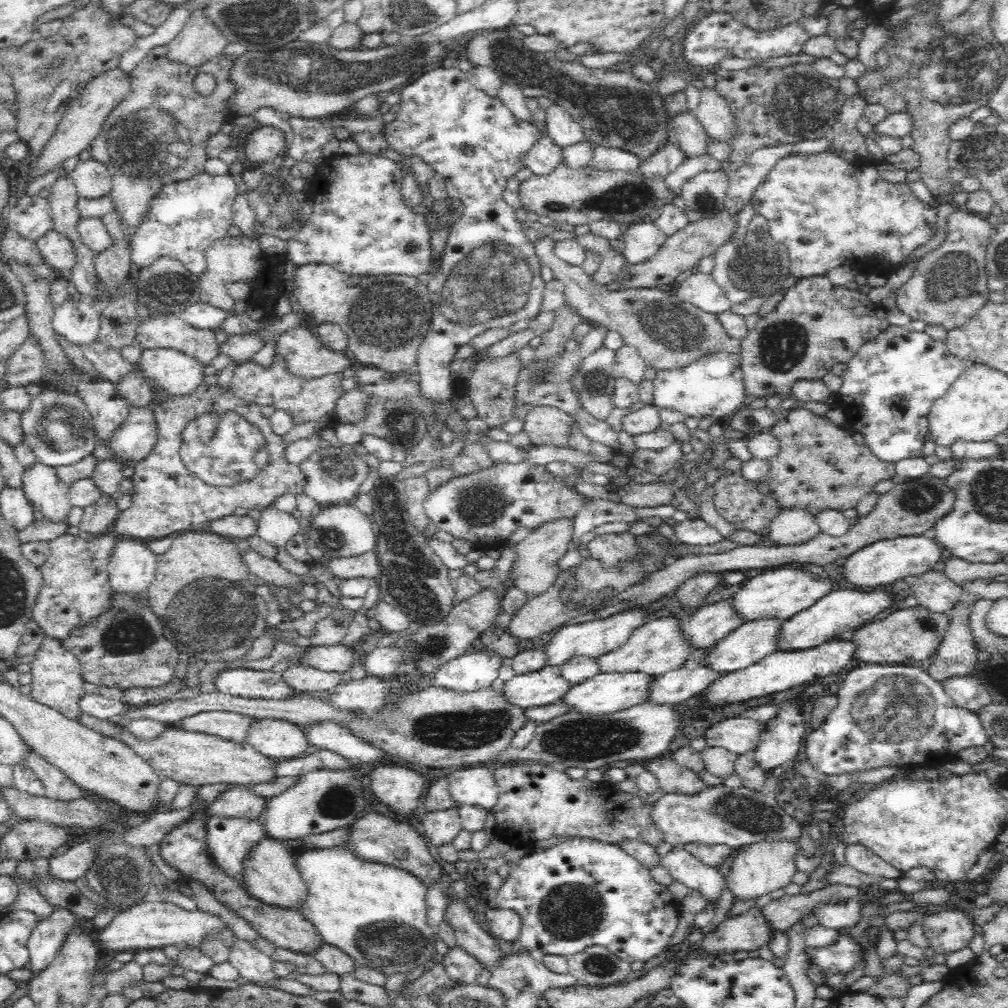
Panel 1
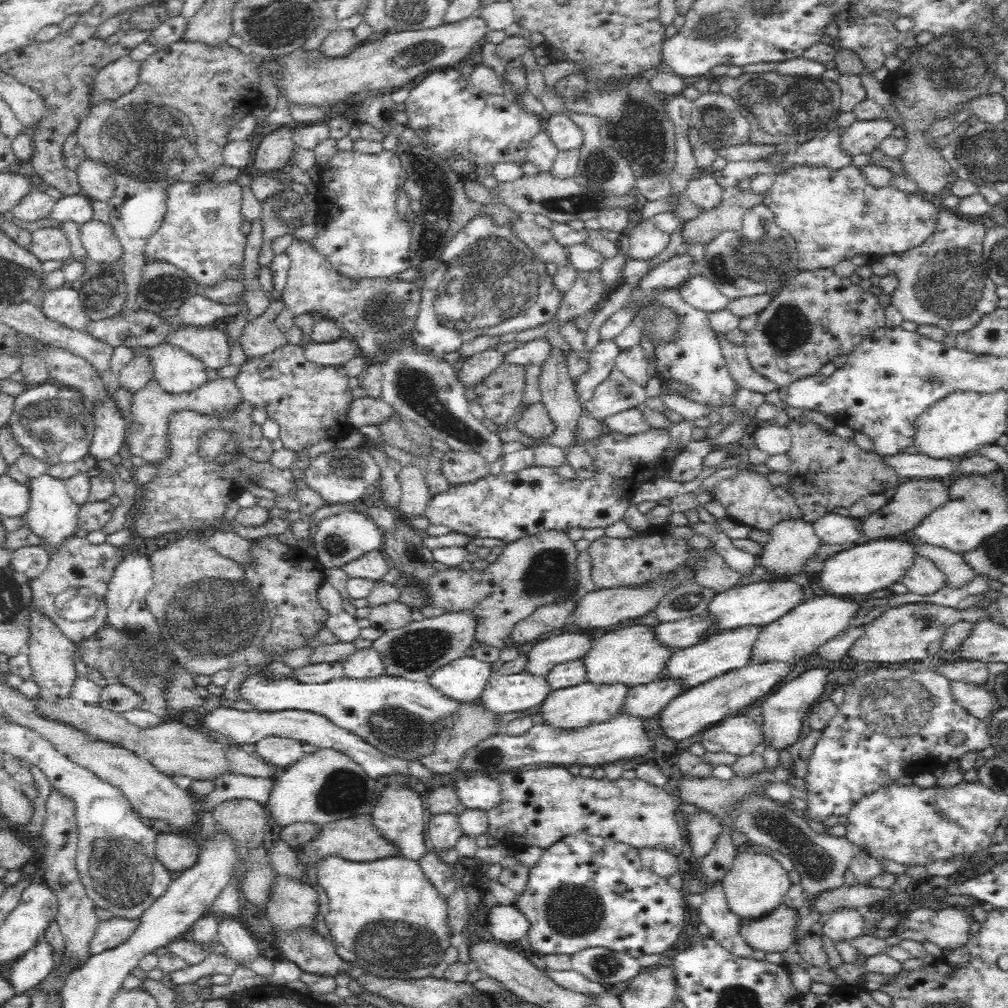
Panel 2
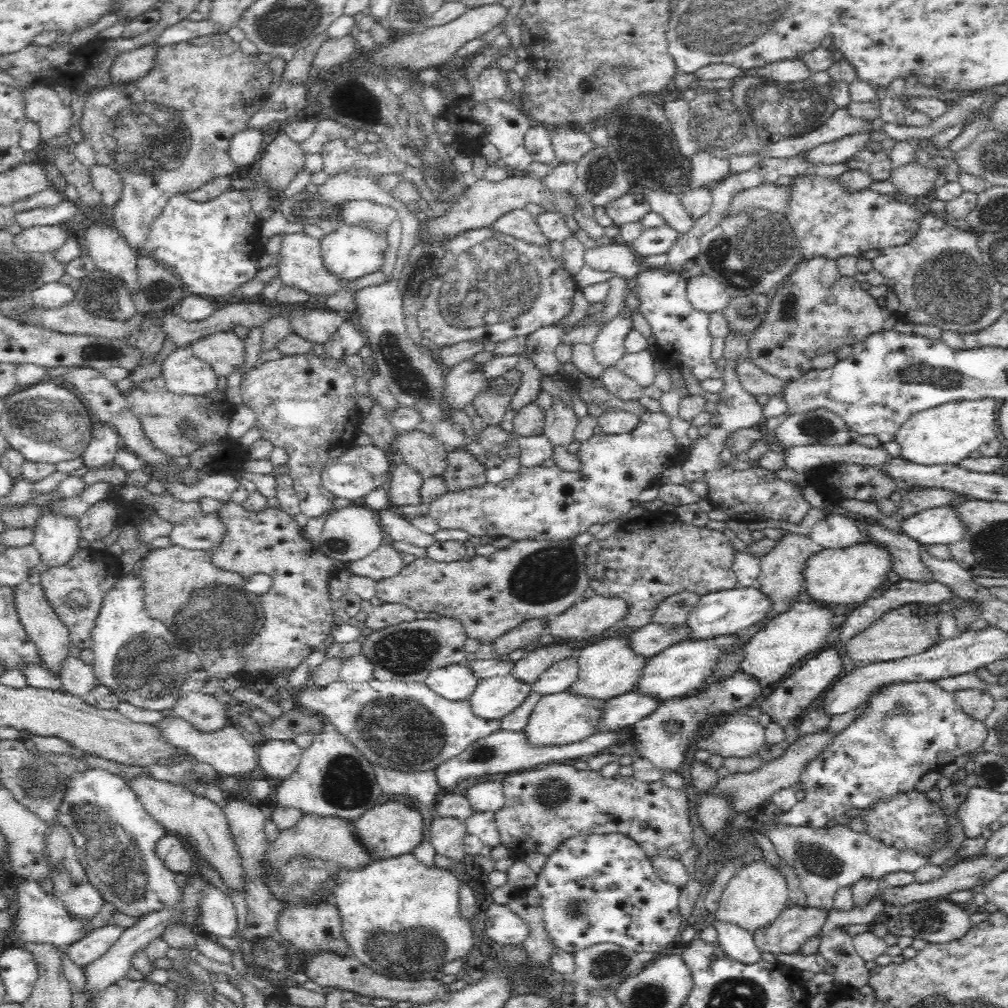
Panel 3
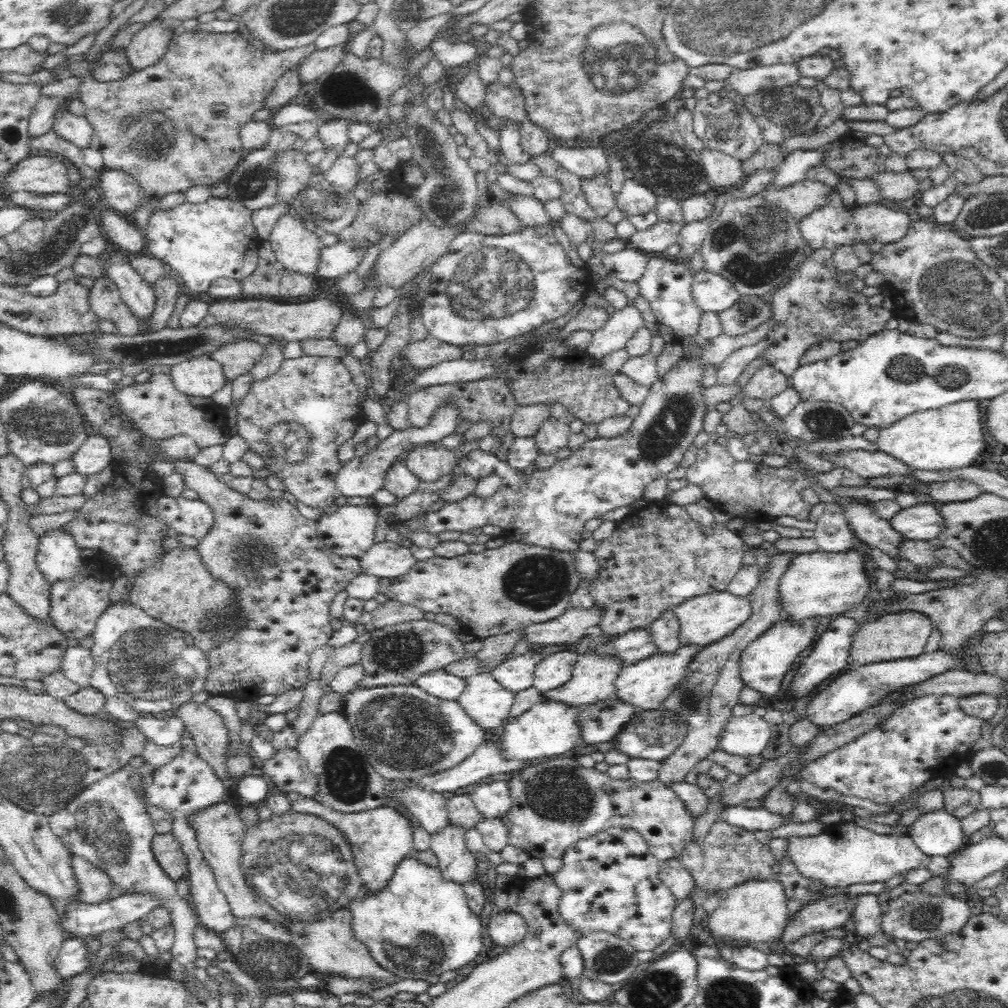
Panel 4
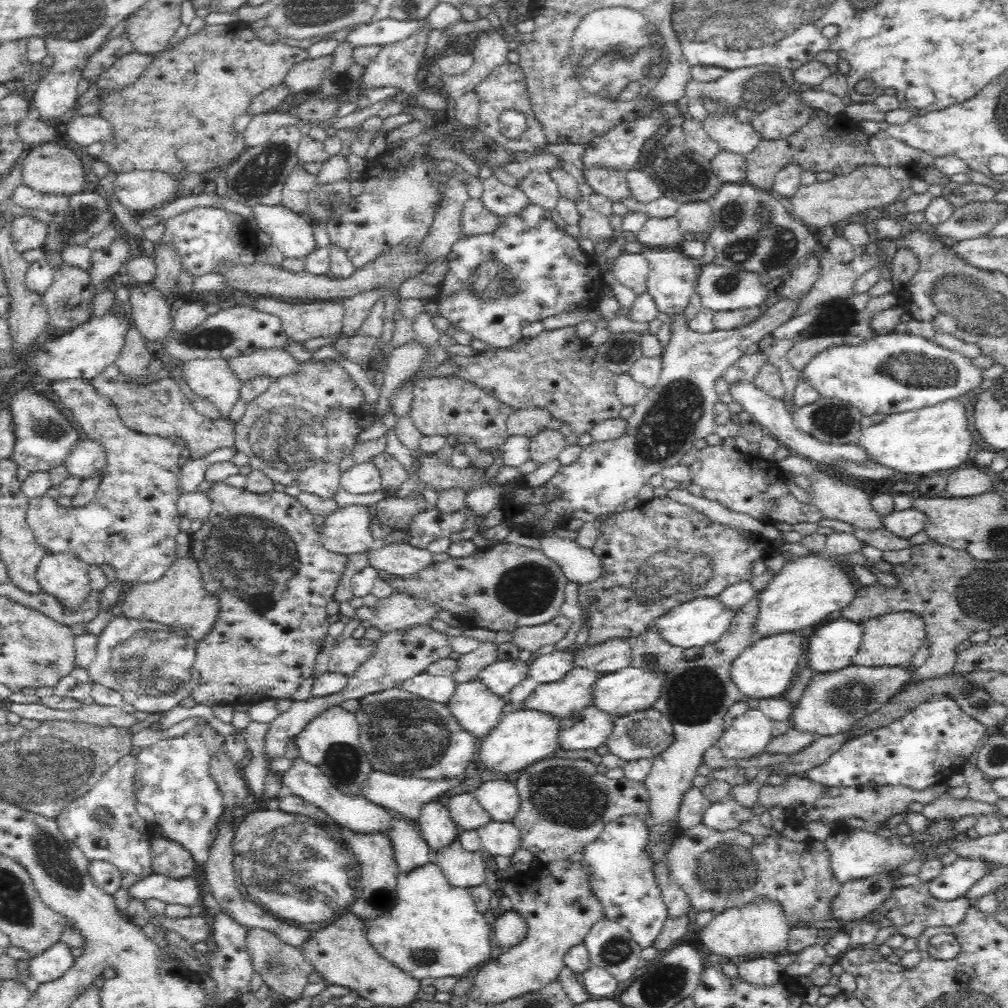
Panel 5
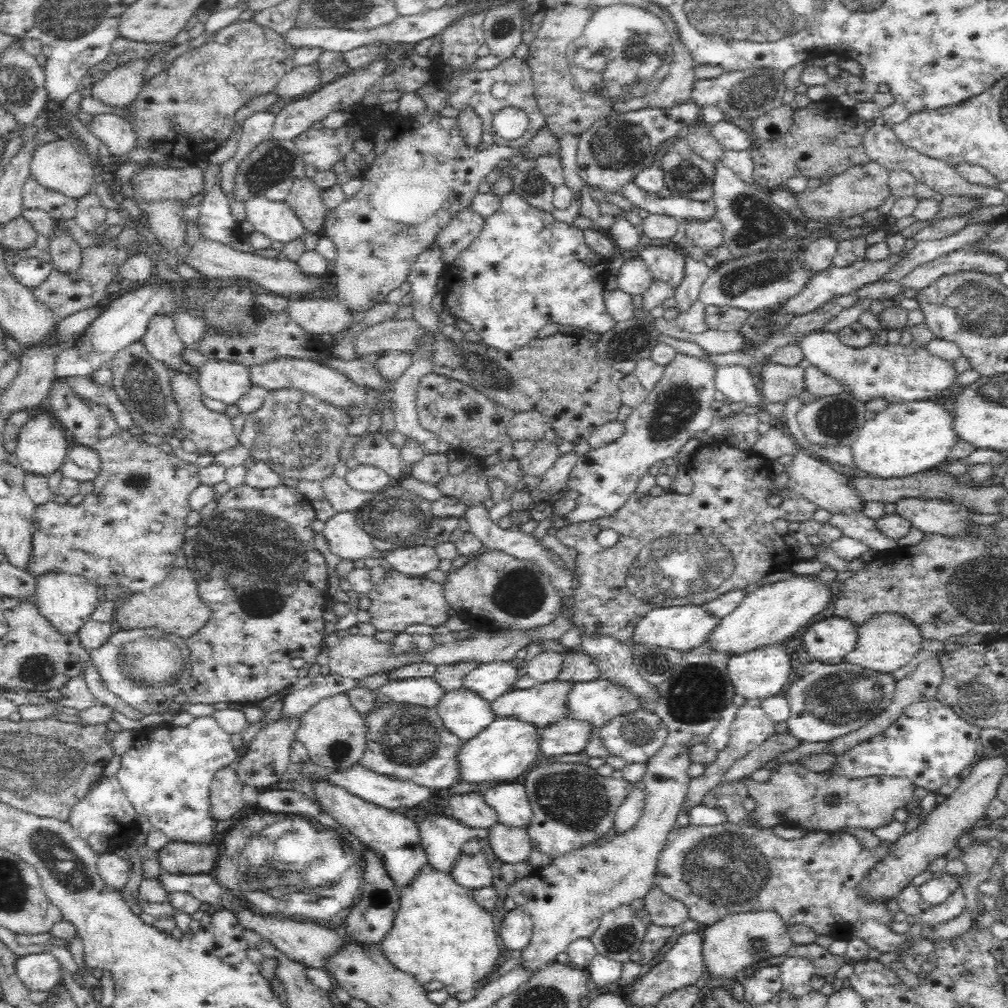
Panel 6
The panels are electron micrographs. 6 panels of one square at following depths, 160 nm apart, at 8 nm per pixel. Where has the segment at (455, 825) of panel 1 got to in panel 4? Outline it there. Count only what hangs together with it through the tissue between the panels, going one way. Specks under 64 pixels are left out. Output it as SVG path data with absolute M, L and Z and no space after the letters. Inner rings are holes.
M450 823L431 834L431 850L439 861L442 877L464 885L476 881L477 862L466 847L466 829Z

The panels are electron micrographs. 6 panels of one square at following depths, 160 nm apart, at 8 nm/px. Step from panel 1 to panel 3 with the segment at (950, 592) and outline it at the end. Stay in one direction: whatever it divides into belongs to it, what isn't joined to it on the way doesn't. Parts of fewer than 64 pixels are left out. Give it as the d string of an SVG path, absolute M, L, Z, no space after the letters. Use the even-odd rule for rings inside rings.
M868 523L867 541L888 549L892 557L892 570L901 579L930 582L932 573L920 561L920 543L908 535L892 533L881 524Z

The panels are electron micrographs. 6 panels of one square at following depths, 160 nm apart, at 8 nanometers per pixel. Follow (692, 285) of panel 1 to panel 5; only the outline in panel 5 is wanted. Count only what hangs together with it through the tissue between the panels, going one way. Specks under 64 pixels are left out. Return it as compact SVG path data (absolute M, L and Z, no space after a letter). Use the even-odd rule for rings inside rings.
M699 265L698 286L696 292L700 297L702 308L708 308L714 313L738 310L738 308L754 308L764 302L768 288L762 286L756 273L746 273L738 268L726 268L724 265Z

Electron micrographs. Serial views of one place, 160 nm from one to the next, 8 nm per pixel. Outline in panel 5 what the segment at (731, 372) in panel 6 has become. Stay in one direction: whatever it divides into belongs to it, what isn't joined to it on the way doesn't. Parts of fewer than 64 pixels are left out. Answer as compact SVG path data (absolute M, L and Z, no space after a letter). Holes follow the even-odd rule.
M735 382L734 385L729 386L729 394L735 402L741 404L743 410L751 414L755 423L760 424L770 436L774 437L779 444L785 445L795 454L802 454L812 460L817 460L818 462L824 462L830 465L833 462L857 462L858 464L864 464L868 462L868 455L862 450L862 447L858 446L858 443L850 443L837 445L836 443L823 443L816 440L813 436L806 434L796 428L793 423L793 418L786 408L784 407L783 399L776 399L768 394L764 393L762 390L758 389L754 382Z

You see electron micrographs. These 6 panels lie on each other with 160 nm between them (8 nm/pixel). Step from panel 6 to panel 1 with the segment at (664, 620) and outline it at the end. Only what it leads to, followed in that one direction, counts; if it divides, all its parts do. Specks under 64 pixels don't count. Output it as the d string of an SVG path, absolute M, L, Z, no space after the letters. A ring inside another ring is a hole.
M792 567L768 569L763 573L740 582L737 593L730 598L732 607L745 621L758 619L788 620L802 609L810 608L816 600L834 591L833 579L826 580L810 577L808 571Z

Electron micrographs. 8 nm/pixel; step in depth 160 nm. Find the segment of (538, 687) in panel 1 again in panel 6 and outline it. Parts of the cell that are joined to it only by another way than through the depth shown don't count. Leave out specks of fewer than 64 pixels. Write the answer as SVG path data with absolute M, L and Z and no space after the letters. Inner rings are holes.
M464 686L445 693L438 700L438 704L434 706L434 711L438 713L439 719L442 720L443 727L448 732L452 732L455 736L458 736L458 739L462 741L468 741L478 736L496 718L492 707L490 707L490 703Z

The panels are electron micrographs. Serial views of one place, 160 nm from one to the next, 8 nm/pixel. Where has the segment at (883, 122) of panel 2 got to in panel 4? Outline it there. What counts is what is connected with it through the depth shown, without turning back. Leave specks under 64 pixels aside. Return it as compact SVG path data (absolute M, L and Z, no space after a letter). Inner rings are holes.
M818 149L795 150L783 160L784 164L774 170L774 178L769 189L779 189L802 182L806 172L822 163L822 151Z

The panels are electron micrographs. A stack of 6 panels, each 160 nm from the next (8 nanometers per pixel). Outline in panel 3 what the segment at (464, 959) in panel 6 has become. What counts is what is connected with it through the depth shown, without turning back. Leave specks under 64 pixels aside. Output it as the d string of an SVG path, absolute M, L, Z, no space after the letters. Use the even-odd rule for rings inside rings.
M412 853L388 860L374 860L366 868L356 868L354 872L342 868L334 878L333 892L333 903L341 916L342 936L352 954L378 974L406 981L434 977L445 964L468 954L475 940L472 921L463 918L459 911L460 885L452 870L430 869Z

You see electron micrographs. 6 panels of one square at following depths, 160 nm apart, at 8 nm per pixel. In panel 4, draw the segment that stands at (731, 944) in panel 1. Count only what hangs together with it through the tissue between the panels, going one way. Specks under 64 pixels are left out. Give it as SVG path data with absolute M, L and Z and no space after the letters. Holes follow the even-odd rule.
M839 894L802 905L800 910L787 920L779 943L786 947L790 942L808 934L842 927L852 917L857 898L858 896Z

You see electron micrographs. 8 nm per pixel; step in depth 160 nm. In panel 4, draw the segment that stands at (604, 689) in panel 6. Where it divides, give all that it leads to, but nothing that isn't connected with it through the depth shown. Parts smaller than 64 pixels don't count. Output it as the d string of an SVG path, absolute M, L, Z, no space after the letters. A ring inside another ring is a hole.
M681 645L678 650L670 654L656 653L644 660L625 666L620 670L614 680L615 696L622 699L622 702L636 707L638 711L651 711L662 708L661 704L670 692L674 692L674 686L686 676L686 666L694 660L696 653L702 647Z

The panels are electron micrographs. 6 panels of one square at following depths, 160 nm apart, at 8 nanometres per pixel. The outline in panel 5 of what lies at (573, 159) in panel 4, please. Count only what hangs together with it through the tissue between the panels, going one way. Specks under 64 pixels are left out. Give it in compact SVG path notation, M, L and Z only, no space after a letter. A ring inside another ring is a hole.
M604 167L582 168L582 174L597 195L607 196L612 202L633 198L626 175L622 171Z

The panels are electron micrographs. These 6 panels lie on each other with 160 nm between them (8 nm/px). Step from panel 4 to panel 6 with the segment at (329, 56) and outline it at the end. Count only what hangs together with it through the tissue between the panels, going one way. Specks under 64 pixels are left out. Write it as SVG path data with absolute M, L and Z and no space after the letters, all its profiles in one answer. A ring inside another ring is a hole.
M314 62L306 66L294 67L282 77L273 92L279 97L296 97L306 91L314 91L314 88L320 84L320 71L317 62Z

